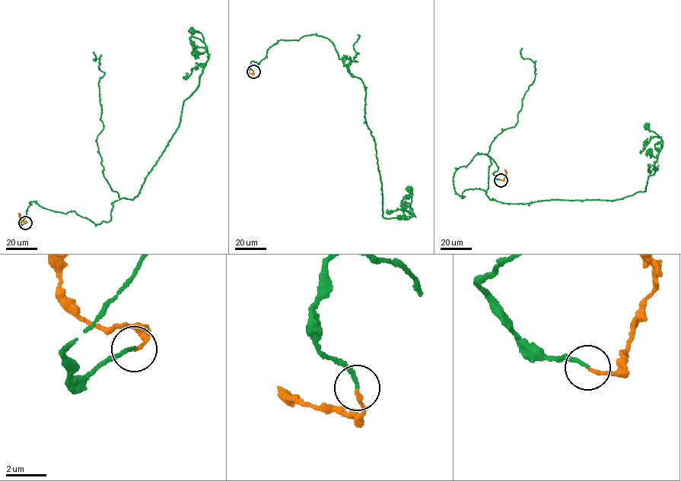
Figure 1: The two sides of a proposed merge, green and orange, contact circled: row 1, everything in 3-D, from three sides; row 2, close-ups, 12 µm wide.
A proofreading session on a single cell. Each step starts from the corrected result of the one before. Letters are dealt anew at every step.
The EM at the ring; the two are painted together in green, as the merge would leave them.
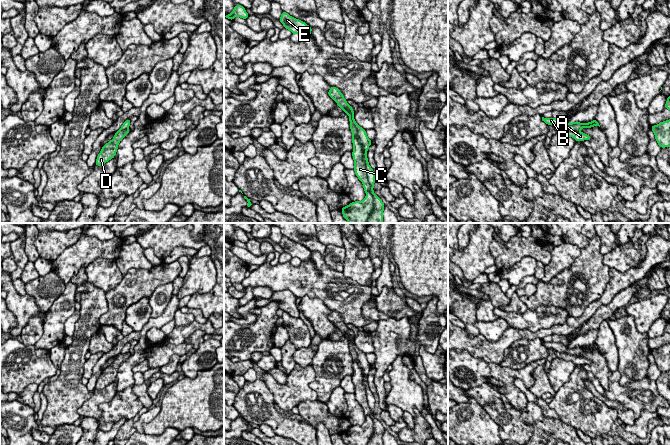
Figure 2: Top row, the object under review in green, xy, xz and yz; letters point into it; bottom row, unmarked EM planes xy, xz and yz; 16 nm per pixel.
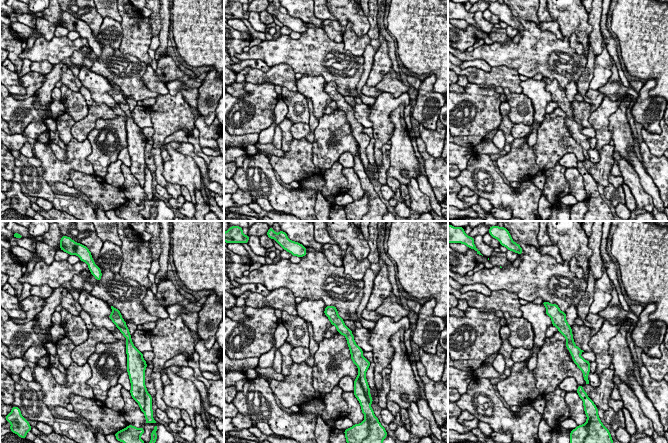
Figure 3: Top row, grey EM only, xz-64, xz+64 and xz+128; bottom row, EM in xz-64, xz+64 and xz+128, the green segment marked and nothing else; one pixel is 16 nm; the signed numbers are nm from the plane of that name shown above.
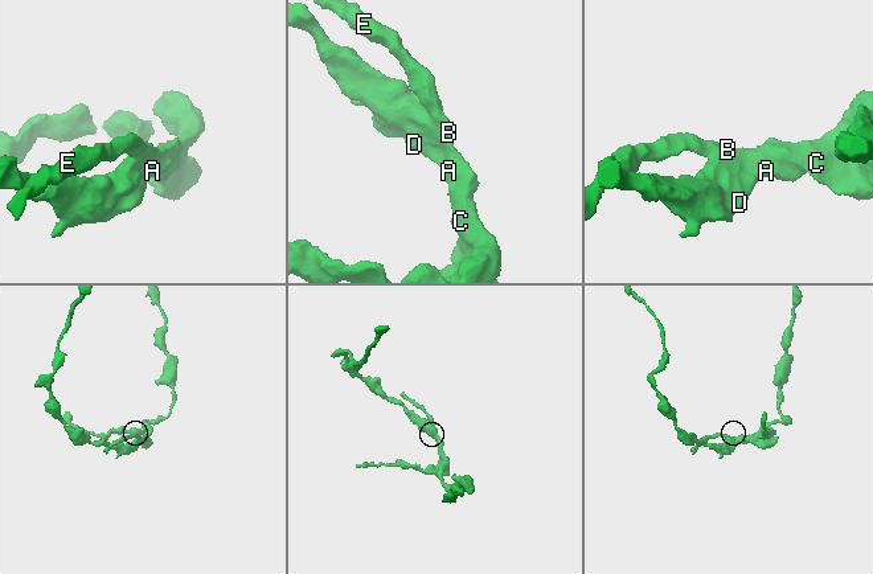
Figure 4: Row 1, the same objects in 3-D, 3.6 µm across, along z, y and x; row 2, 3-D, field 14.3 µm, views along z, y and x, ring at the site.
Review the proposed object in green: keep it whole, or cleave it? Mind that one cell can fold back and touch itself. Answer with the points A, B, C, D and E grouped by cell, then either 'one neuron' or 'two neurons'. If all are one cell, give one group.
A D / B C E; two neurons

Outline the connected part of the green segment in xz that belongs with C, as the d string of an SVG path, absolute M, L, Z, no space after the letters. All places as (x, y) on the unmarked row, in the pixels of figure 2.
M349 343L350 346L350 354L352 356L352 367L353 367L353 375L352 380L354 384L354 395L355 399L358 401L358 403L363 408L363 413L365 416L370 416L373 420L373 434L371 438L369 439L367 445L383 445L383 435L385 432L384 427L382 424L374 417L374 415L371 413L371 409L368 405L367 396L366 396L366 388L364 386L364 376L363 376L363 370L359 366L357 361L357 352L354 349L354 344Z

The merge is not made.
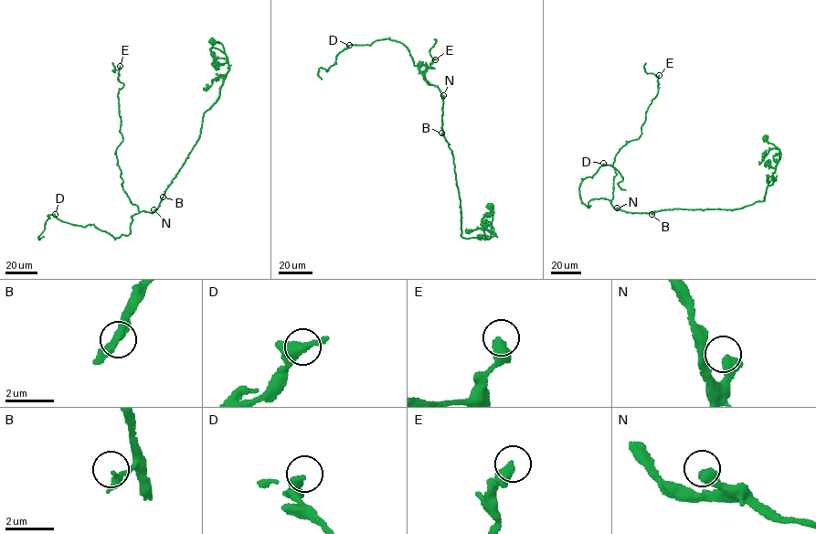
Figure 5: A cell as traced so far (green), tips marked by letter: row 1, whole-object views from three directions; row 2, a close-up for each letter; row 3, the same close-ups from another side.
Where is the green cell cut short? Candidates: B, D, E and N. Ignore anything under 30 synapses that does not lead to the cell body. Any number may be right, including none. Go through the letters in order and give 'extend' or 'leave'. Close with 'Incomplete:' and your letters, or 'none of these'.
B: leave
D: leave
E: leave
N: leave
Incomplete: none of these

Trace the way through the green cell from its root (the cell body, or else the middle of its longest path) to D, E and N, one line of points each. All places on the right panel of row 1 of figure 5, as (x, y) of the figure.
D: (765, 138), (779, 150), (773, 183), (732, 209), (588, 207), (581, 182), (603, 163)
E: (765, 138), (779, 151), (764, 200), (732, 209), (639, 213), (615, 208), (615, 155), (641, 133), (659, 75)
N: (765, 138), (779, 151), (773, 182), (767, 187), (764, 200), (732, 209), (677, 208), (639, 213), (617, 208)

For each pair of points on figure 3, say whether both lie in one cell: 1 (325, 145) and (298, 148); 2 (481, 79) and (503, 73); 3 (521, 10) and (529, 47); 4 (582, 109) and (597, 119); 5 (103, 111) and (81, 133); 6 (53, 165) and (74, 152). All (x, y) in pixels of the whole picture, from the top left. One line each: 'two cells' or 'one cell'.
1: two cells
2: one cell
3: two cells
4: two cells
5: one cell
6: one cell

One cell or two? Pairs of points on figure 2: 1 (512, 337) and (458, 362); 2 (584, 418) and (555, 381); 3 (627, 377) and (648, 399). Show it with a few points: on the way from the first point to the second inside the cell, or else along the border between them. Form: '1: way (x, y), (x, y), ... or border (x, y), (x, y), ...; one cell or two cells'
1: border (458, 348), (486, 362), (495, 362); two cells
2: border (574, 368), (570, 378), (556, 393); two cells
3: border (617, 369), (620, 375), (619, 383), (623, 386); two cells

